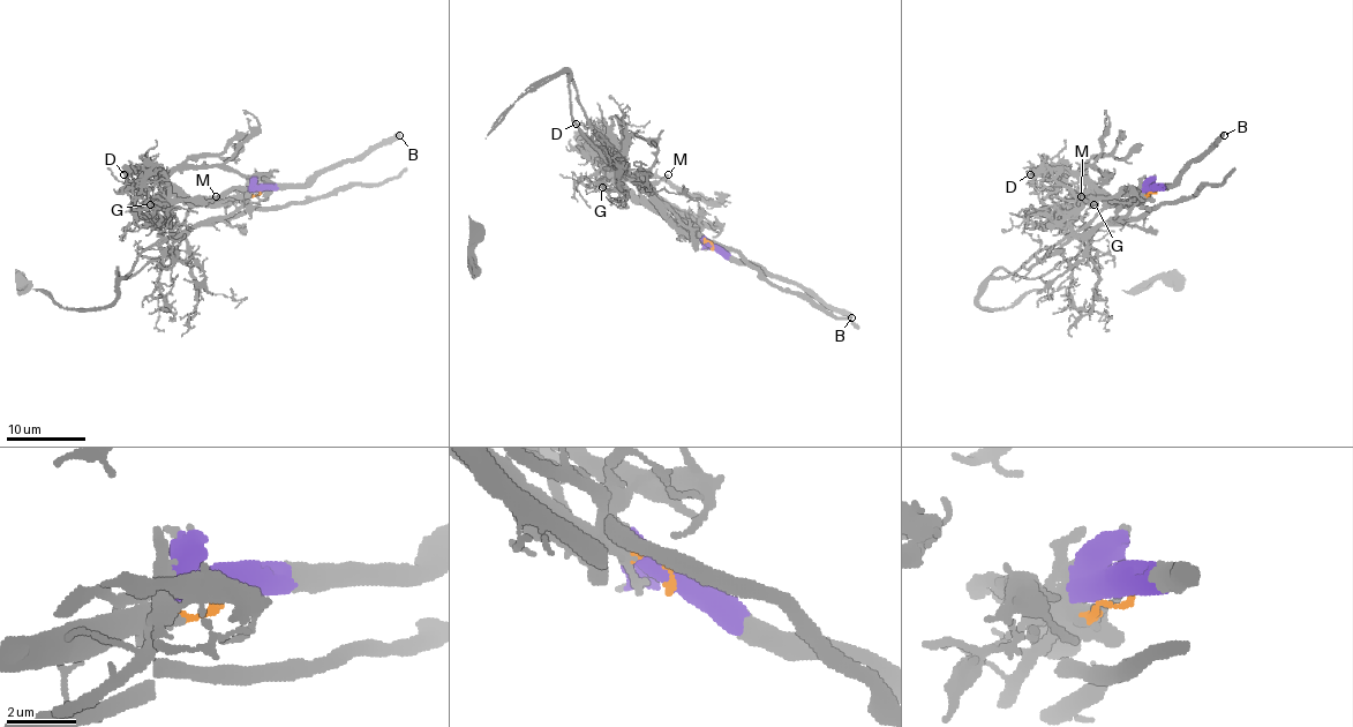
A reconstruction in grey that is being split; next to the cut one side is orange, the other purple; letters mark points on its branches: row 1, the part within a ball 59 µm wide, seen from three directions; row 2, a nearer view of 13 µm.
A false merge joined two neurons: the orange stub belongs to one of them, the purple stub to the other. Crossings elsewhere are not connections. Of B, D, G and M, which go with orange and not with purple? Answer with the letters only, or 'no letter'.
no letter

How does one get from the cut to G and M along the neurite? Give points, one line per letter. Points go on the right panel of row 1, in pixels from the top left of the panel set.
G: (1155, 188), (1132, 201), (1113, 201), (1105, 193), (1097, 193), (1097, 202), (1094, 204)
M: (1155, 188), (1088, 201), (1082, 196)

